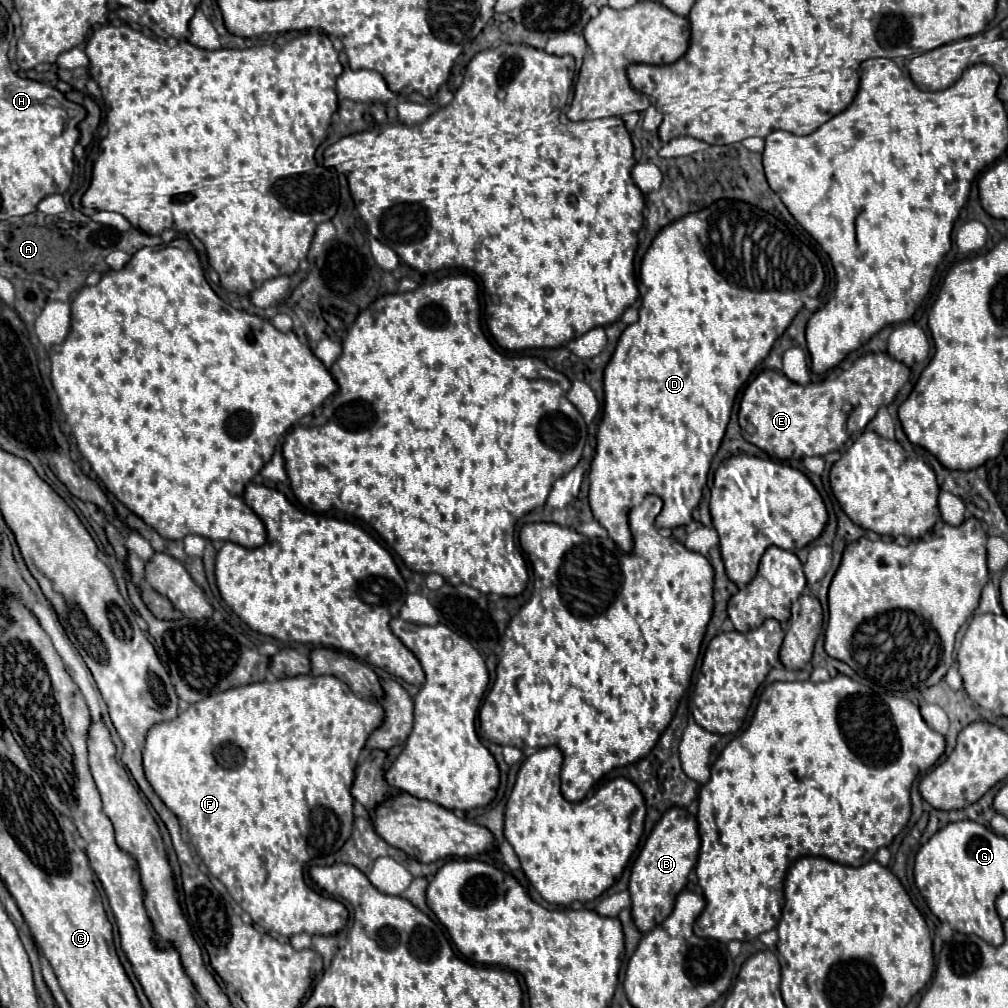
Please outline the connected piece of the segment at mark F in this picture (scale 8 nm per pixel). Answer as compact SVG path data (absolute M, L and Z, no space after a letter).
M308 674L308 676L280 678L276 682L258 682L258 684L238 686L238 688L230 688L230 690L212 694L212 696L192 704L186 712L178 714L176 720L168 722L168 724L152 726L146 734L146 744L144 744L142 750L143 769L146 772L148 782L154 788L154 792L162 798L162 802L178 816L180 824L186 828L198 856L208 866L210 874L216 876L226 886L230 896L238 902L238 906L244 912L250 914L254 924L262 926L268 932L274 930L274 932L284 934L284 936L294 936L294 934L300 934L300 932L328 936L328 934L336 934L338 930L344 928L344 924L348 920L348 910L340 900L326 898L326 896L318 894L316 890L312 890L304 882L302 866L308 860L312 860L314 856L332 854L332 852L340 850L344 846L344 842L350 838L352 822L354 822L354 814L352 814L354 798L350 794L350 786L354 782L354 770L358 766L358 758L360 758L360 752L366 746L368 736L382 722L384 722L384 708L380 704L372 702L372 700L356 696L336 676L310 676Z

